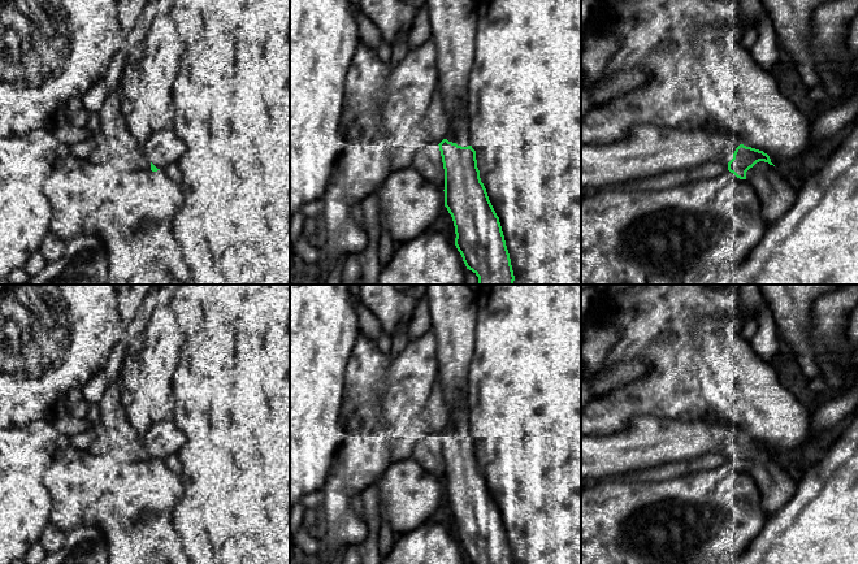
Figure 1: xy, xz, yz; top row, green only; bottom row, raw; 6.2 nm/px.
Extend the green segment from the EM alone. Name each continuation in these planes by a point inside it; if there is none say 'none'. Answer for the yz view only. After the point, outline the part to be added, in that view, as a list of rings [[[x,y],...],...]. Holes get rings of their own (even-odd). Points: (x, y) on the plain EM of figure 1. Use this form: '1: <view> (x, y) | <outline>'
1: yz (649, 442) | [[[636,416],[623,431],[607,437],[581,434],[581,480],[593,477],[601,481],[610,476],[654,469],[667,463],[689,460],[708,452],[728,455],[740,435],[734,425],[703,420],[684,422],[654,416]]]

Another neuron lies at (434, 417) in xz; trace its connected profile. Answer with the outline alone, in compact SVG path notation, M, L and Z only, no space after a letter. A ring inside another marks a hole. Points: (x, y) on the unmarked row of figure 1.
M438 377L432 387L432 392L424 411L412 426L412 433L436 433L439 435L443 430L446 430L448 420L450 412L446 405Z

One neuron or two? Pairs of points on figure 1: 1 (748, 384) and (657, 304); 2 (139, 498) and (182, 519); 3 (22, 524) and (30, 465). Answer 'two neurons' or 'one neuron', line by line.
1: two neurons
2: two neurons
3: one neuron

